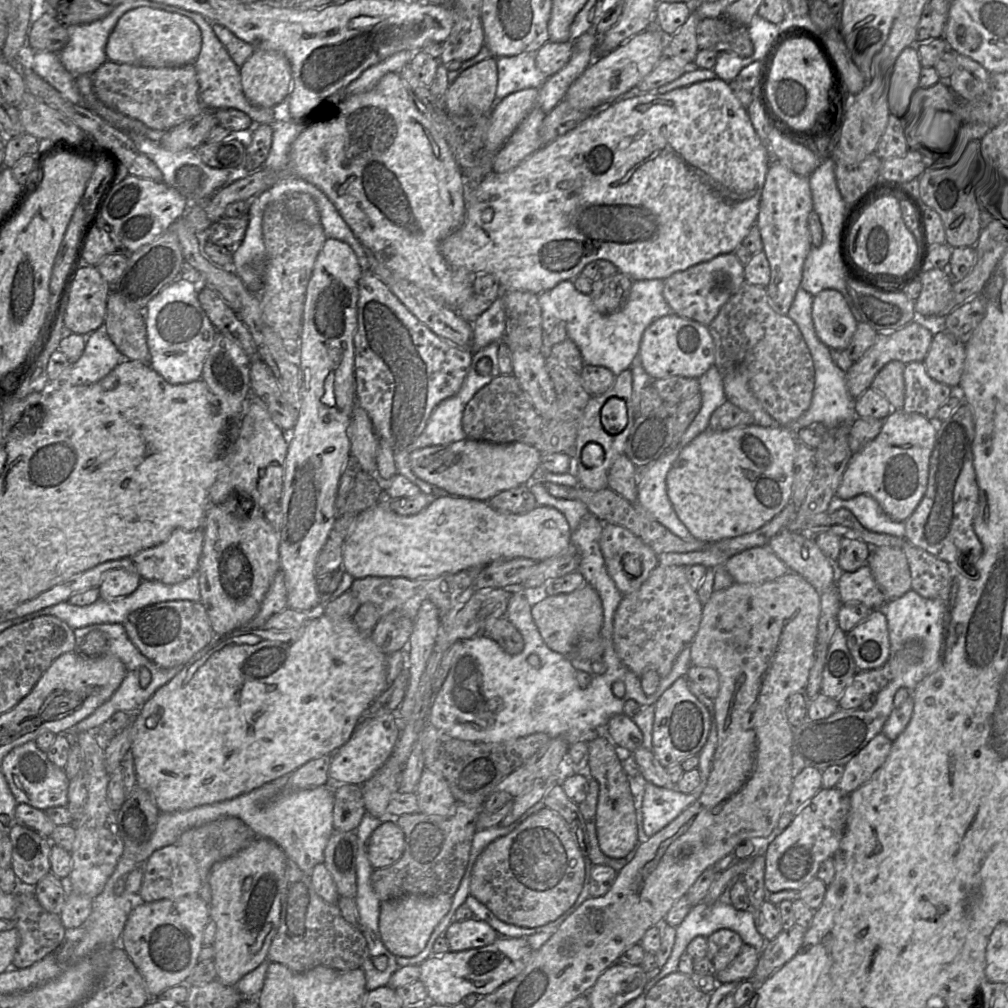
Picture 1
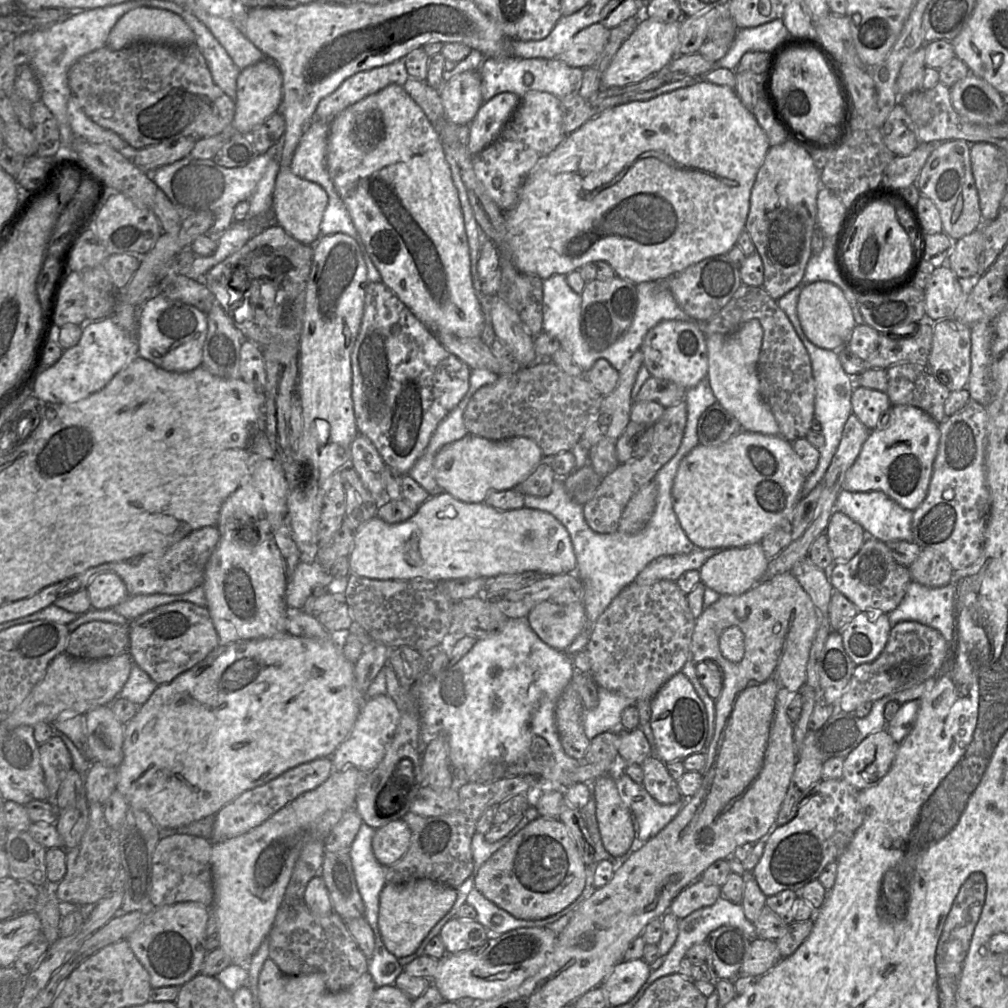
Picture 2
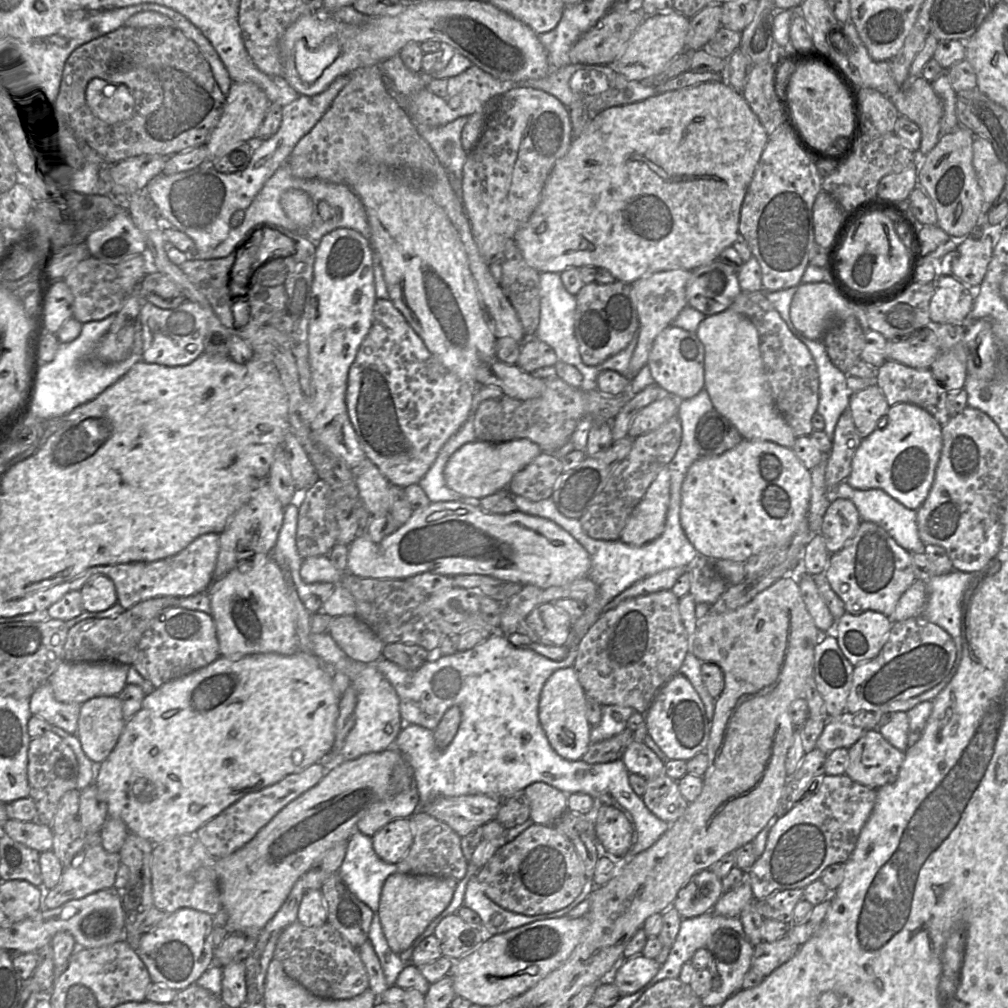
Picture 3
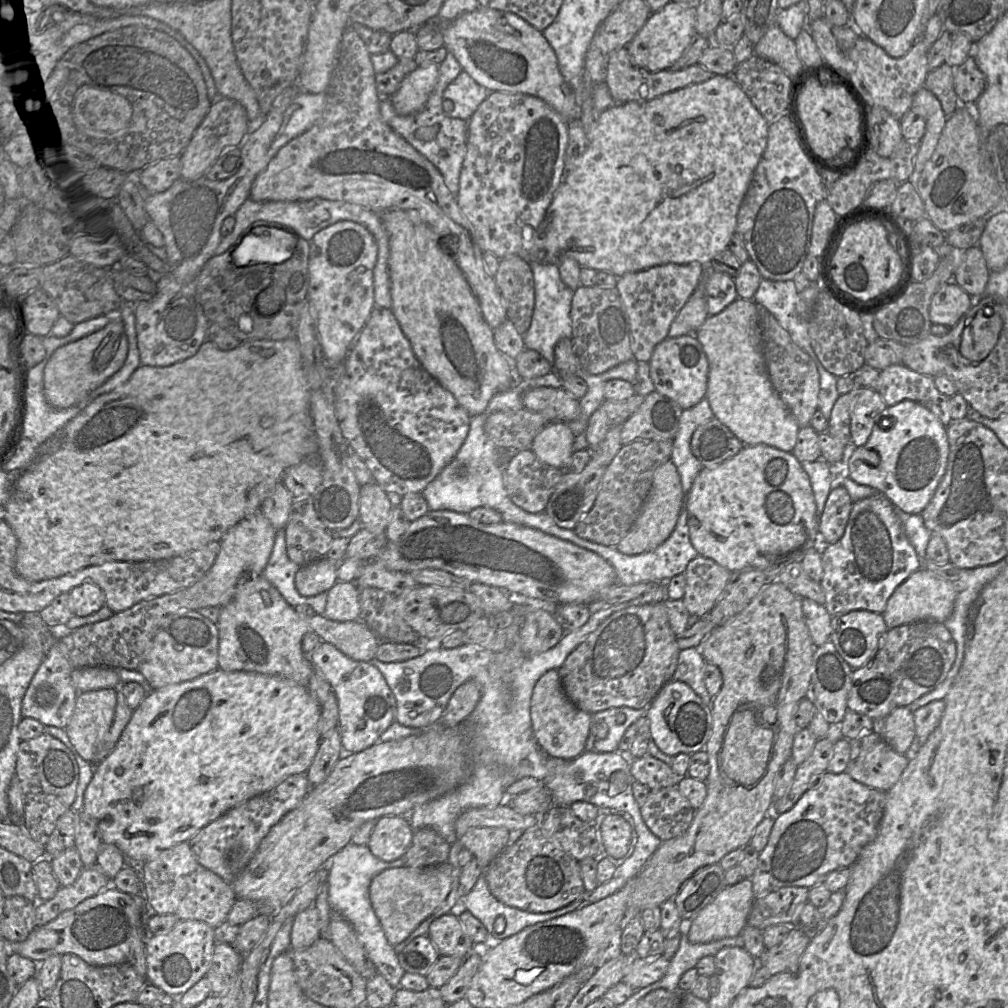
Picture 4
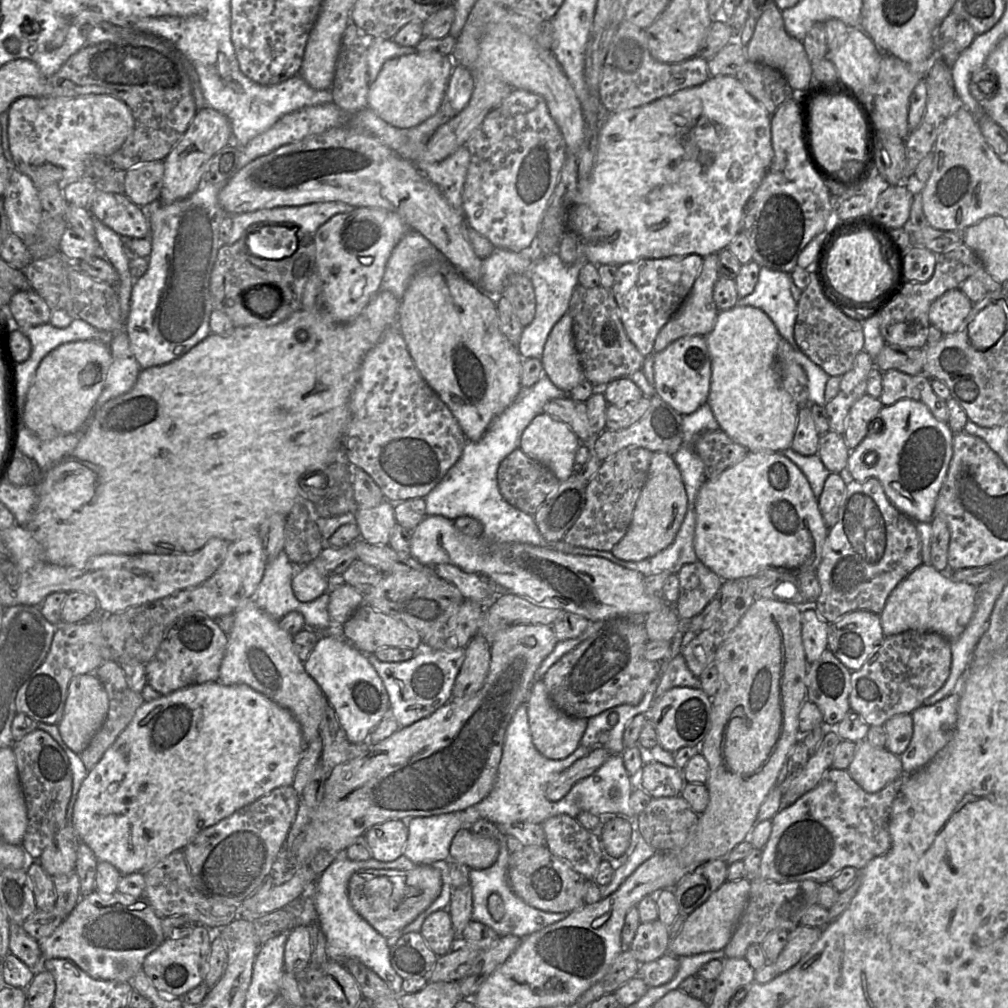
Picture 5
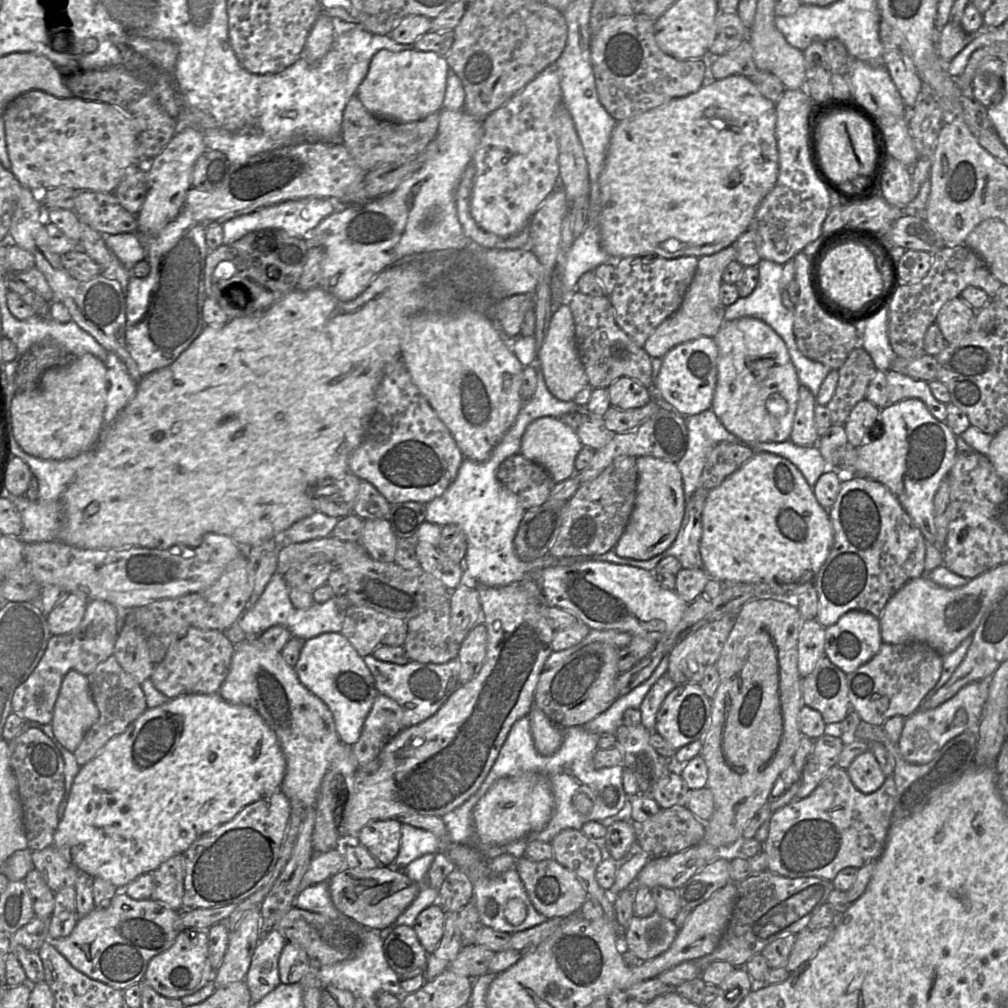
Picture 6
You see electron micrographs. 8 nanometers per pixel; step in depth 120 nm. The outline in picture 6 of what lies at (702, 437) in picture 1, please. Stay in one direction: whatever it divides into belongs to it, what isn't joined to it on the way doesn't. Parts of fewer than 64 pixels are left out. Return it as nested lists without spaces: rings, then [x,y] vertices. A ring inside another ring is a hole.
[[[755,453],[739,469],[728,476],[719,486],[709,490],[702,514],[702,535],[699,552],[703,569],[711,579],[719,581],[734,581],[755,585],[767,585],[772,594],[777,596],[792,596],[793,591],[805,583],[813,583],[822,564],[825,562],[833,543],[832,523],[825,510],[816,500],[812,488],[808,485],[799,469],[789,460],[771,453]]]

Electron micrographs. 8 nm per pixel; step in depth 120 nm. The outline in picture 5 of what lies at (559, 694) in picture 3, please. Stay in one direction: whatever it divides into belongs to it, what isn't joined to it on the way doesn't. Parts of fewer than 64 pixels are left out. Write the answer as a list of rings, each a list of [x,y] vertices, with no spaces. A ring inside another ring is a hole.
[[[542,680],[534,682],[527,700],[528,724],[534,746],[544,757],[560,760],[572,754],[580,745],[587,727],[587,720],[570,717],[559,710],[551,701]]]

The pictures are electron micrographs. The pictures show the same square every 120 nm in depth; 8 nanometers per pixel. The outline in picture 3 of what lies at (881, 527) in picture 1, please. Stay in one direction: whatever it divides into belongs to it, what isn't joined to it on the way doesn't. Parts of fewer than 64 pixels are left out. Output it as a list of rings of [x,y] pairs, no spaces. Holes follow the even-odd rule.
[[[843,481],[835,489],[829,491],[829,501],[836,498],[850,500],[856,506],[861,520],[873,522],[882,527],[906,551],[910,553],[924,552],[925,544],[918,534],[916,511],[904,507],[883,490],[873,488],[866,490],[855,489],[847,481]]]

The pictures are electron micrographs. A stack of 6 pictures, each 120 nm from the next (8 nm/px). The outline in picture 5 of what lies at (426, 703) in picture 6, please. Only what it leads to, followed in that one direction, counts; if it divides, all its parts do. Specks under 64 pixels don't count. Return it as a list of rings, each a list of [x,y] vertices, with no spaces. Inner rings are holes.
[[[423,648],[422,650],[415,651],[415,656],[410,660],[401,662],[383,662],[376,658],[374,654],[367,655],[369,655],[367,656],[368,661],[380,676],[388,693],[390,708],[395,719],[400,727],[406,727],[431,715],[452,698],[455,679],[465,659],[465,648],[459,648],[455,651]]]

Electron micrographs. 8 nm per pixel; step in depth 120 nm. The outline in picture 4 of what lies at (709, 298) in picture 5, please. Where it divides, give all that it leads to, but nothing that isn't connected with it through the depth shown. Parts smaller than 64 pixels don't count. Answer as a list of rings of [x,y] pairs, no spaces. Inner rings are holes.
[[[701,281],[676,318],[668,331],[668,337],[676,338],[682,335],[695,334],[709,316],[706,295]]]

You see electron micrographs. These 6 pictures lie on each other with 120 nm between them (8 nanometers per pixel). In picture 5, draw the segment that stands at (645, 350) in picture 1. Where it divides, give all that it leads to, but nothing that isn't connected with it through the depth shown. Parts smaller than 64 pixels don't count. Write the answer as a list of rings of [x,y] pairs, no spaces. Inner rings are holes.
[[[686,336],[669,344],[654,355],[654,388],[664,402],[680,415],[695,412],[707,403],[710,390],[711,363],[703,336]]]

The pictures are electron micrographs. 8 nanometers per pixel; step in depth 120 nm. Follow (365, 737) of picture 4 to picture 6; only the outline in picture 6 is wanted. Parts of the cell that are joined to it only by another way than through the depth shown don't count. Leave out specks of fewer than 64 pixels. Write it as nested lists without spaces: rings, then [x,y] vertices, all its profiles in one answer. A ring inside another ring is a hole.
[[[341,632],[322,633],[306,640],[294,669],[299,681],[330,709],[340,741],[356,743],[379,692],[363,657],[349,640]]]

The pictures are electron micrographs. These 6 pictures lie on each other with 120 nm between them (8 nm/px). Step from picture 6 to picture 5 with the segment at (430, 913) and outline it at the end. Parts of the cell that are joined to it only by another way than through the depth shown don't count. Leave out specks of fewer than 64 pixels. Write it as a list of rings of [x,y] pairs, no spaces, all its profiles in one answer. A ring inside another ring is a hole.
[[[447,909],[429,915],[420,930],[428,947],[438,956],[443,956],[456,946],[456,934]]]

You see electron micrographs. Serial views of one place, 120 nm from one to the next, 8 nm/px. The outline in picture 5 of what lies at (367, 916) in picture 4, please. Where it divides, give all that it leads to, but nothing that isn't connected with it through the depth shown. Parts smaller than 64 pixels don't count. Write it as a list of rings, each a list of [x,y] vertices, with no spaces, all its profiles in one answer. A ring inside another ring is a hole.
[[[344,854],[338,856],[316,880],[316,885],[306,893],[312,897],[317,923],[326,938],[326,953],[330,960],[343,962],[346,959],[357,959],[374,971],[394,992],[400,995],[403,980],[393,969],[390,962],[390,947],[387,938],[378,933],[352,907],[348,896],[348,884],[351,876],[366,869],[412,870],[416,865],[407,857],[401,855],[392,862],[381,862],[374,858],[365,861],[352,861]]]

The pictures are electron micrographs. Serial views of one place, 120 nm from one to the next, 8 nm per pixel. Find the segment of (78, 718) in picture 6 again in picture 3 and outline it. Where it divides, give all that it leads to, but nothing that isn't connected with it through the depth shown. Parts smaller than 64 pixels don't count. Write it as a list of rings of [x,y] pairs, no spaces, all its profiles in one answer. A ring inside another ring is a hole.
[[[118,696],[89,699],[80,707],[76,736],[87,757],[102,763],[115,748],[125,726]]]

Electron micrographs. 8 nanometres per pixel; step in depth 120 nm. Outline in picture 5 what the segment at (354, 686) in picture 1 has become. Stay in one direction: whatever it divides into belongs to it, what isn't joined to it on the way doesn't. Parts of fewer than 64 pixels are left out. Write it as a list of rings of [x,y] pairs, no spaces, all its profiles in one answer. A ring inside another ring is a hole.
[[[219,681],[191,685],[142,704],[130,724],[108,748],[101,760],[88,771],[74,804],[71,824],[80,842],[89,846],[98,861],[111,863],[122,875],[145,872],[174,851],[183,850],[204,829],[217,824],[275,788],[291,785],[303,750],[301,728],[293,715],[248,685],[225,686]]]

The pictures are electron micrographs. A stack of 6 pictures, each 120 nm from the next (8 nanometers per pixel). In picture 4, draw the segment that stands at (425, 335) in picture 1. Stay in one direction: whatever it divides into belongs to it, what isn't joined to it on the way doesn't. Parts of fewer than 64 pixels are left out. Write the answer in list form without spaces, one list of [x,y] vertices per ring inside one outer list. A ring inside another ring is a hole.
[[[374,307],[342,366],[332,368],[338,368],[335,407],[348,447],[363,460],[374,482],[386,493],[401,497],[421,493],[457,454],[468,435],[472,416],[422,368],[391,309]]]

